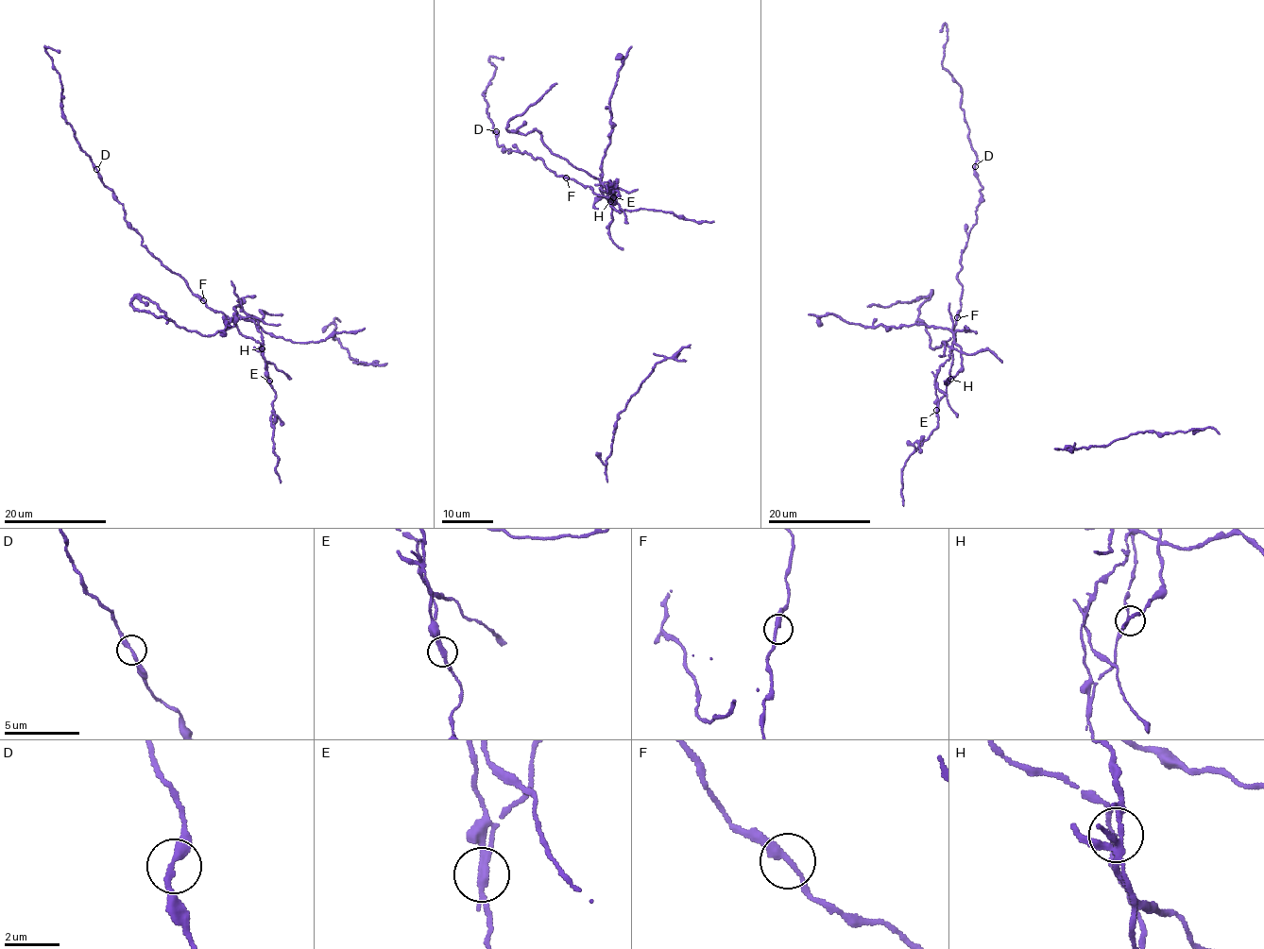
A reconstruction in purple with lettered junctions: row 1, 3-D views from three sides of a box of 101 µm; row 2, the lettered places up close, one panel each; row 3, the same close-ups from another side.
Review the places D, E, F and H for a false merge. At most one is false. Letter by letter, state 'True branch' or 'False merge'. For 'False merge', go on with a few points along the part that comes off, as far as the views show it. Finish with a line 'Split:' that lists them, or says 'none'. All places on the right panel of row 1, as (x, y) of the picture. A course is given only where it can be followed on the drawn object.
D: True branch
E: False merge
F: True branch
H: True branch
Split: E

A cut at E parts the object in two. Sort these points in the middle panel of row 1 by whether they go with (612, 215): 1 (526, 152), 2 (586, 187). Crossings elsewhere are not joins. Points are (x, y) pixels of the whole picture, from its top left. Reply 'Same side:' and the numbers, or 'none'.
Same side: none

